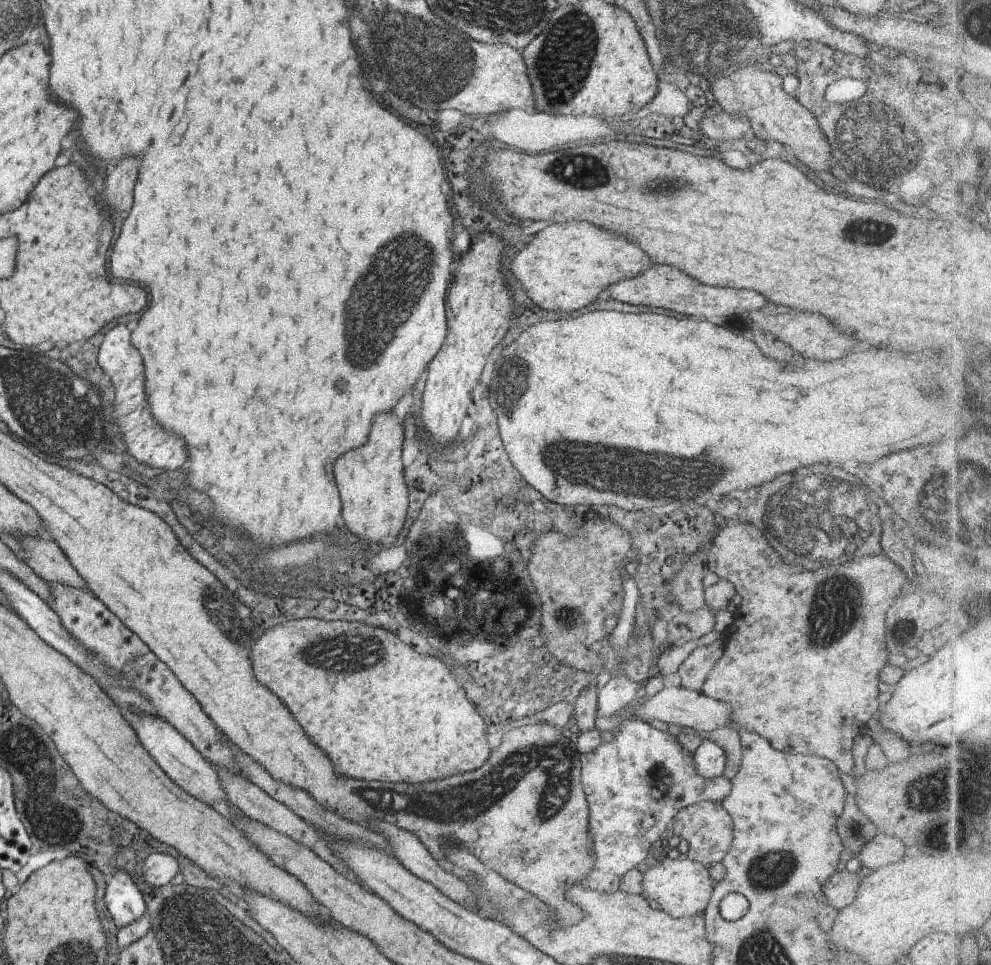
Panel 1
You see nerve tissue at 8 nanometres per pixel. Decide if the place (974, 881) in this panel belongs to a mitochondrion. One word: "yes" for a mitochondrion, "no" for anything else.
no

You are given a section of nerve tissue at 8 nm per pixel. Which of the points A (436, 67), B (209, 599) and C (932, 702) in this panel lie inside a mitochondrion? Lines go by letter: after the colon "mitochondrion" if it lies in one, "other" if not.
A: mitochondrion
B: mitochondrion
C: other

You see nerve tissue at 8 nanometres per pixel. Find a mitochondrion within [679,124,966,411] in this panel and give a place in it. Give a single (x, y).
(859, 234)

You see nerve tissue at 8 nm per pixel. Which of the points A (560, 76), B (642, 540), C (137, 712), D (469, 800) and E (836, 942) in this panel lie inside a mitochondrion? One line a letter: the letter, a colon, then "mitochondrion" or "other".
A: mitochondrion
B: other
C: other
D: mitochondrion
E: other

